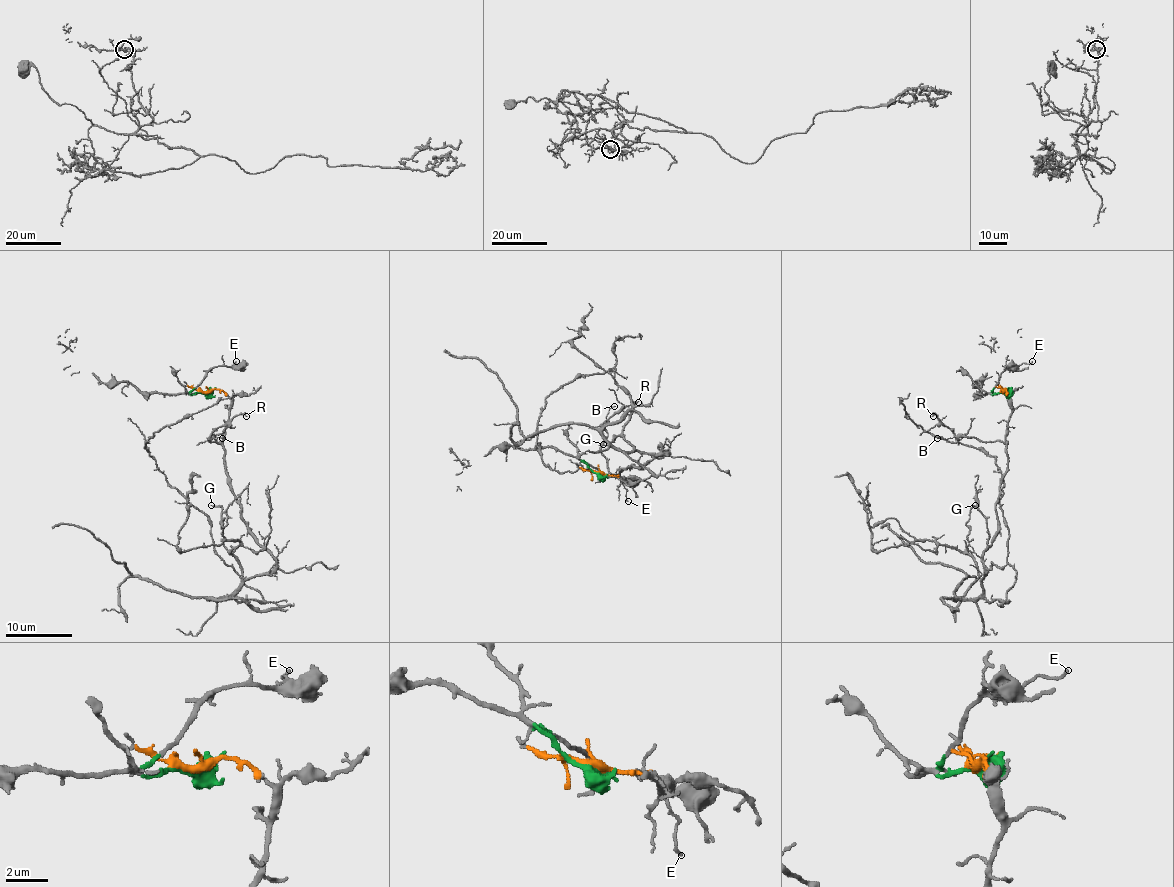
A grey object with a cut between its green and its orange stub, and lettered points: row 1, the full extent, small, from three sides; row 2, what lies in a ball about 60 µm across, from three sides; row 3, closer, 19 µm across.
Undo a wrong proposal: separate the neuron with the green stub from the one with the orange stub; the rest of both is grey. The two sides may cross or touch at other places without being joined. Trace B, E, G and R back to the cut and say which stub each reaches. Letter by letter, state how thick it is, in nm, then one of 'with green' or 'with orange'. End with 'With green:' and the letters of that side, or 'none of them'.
B: 110 nm thick; with orange
E: 110 nm thick; with green
G: 130 nm thick; with orange
R: 200 nm thick; with orange
With green: E

